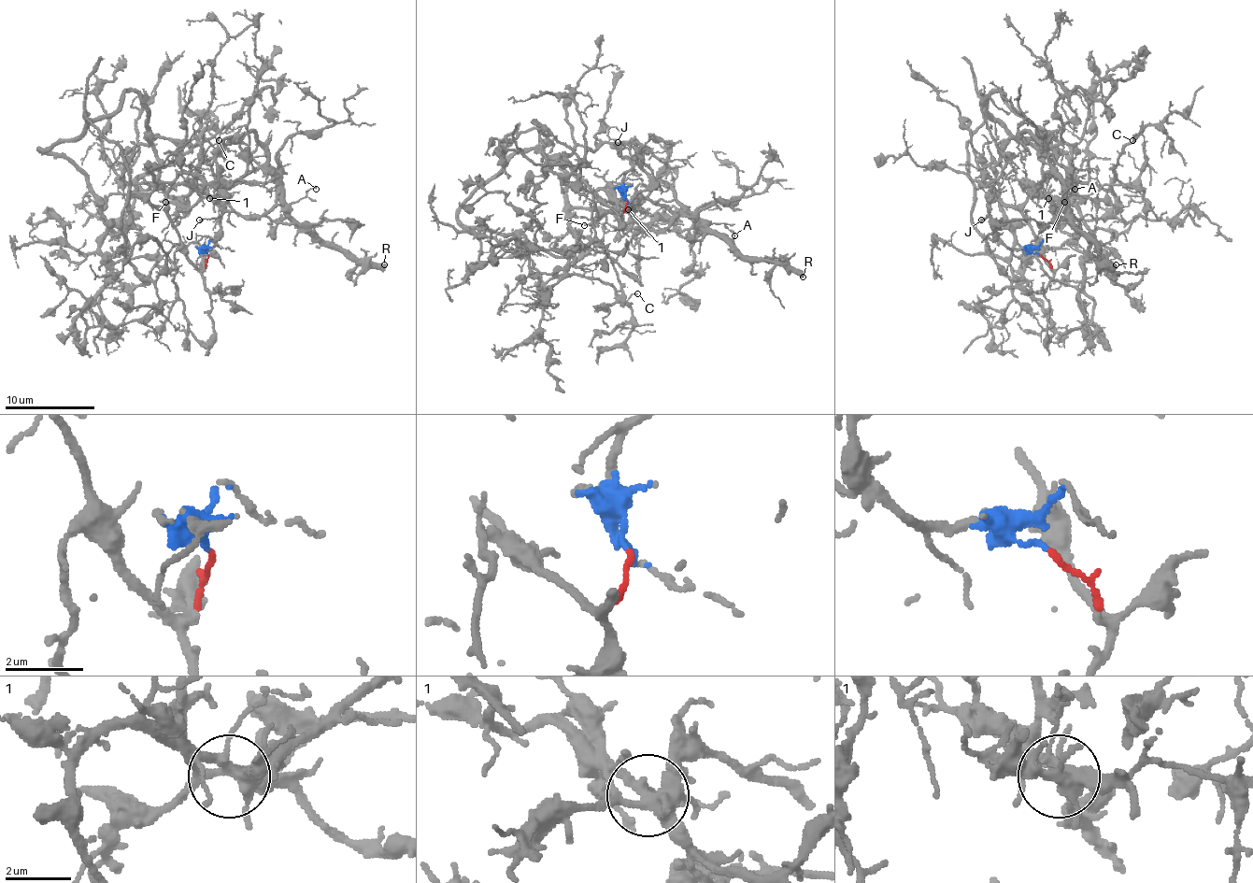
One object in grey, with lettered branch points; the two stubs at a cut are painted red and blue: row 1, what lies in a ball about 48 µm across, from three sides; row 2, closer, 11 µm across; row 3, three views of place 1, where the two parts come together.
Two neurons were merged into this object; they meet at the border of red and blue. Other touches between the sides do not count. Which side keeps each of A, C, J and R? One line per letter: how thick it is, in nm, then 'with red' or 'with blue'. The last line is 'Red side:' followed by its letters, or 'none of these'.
A: 150 nm thick; with blue
C: 110 nm thick; with red
J: 160 nm thick; with blue
R: 500 nm thick; with blue
Red side: C

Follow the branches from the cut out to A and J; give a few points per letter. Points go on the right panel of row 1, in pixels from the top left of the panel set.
A: (1038, 254), (1011, 249), (989, 213), (1000, 150), (1032, 135), (1046, 150), (1062, 203), (1074, 189)
J: (1038, 254), (1011, 249), (989, 218), (982, 220)

